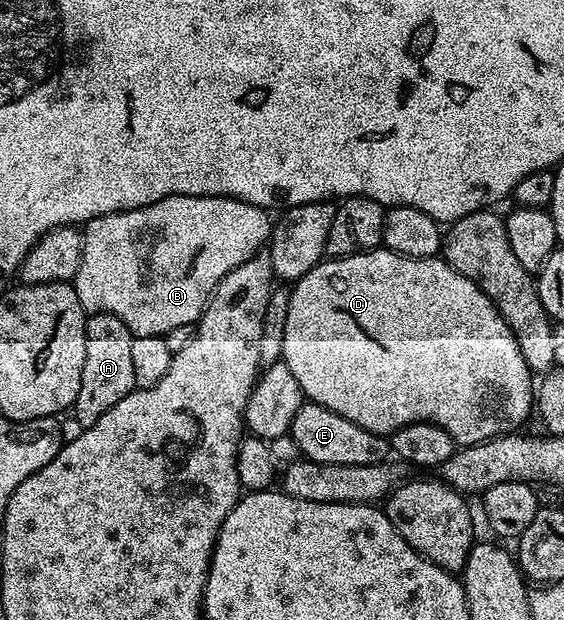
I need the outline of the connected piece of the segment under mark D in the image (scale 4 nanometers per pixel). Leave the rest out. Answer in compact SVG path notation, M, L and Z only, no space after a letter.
M375 249L359 251L356 255L330 257L317 263L293 284L290 292L288 322L284 325L282 362L288 365L288 369L292 369L296 385L300 385L303 396L309 402L324 409L332 409L332 413L340 413L340 417L348 417L348 421L360 425L360 429L368 429L372 433L387 437L413 423L431 423L444 429L444 433L448 433L448 437L452 437L455 444L471 447L495 439L497 435L517 432L521 428L518 426L532 415L536 407L536 383L535 380L530 380L532 372L524 361L524 353L520 353L520 345L516 345L512 329L508 329L504 317L500 317L492 300L471 279L460 274L442 257L417 259L404 257L395 251Z

